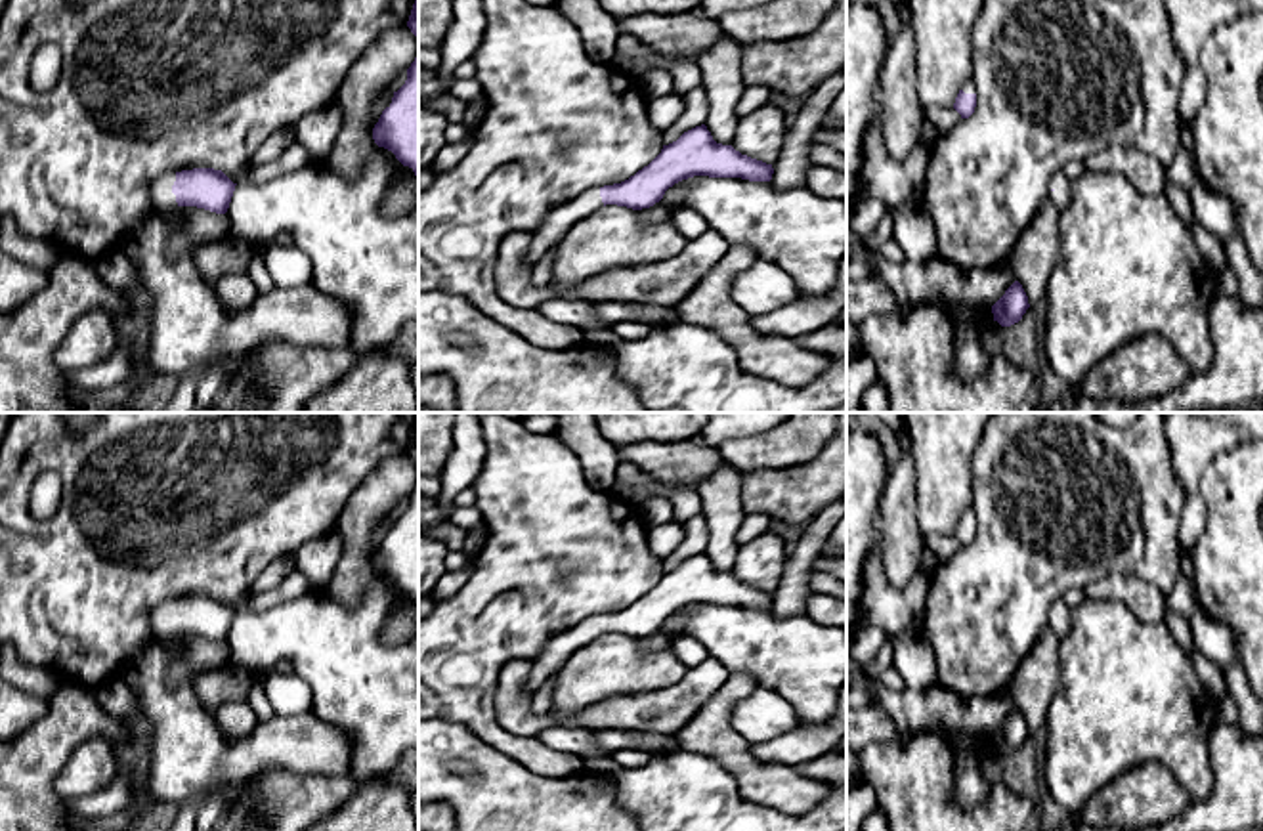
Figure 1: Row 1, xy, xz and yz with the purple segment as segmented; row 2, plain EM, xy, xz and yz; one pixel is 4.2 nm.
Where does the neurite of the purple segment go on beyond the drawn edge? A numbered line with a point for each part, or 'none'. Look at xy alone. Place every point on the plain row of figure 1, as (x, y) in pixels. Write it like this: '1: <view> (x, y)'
1: xy (161, 621)

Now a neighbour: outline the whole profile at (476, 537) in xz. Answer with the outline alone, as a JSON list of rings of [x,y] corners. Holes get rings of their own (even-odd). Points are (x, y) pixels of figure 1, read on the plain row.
[[[482,522],[466,533],[462,550],[466,552],[468,558],[474,558],[485,544],[485,541],[487,541],[487,527]]]

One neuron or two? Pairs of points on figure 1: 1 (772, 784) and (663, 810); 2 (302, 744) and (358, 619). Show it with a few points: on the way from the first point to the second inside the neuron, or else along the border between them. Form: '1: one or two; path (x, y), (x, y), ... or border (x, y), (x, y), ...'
1: two; border (709, 757), (732, 776), (746, 799), (778, 810)
2: two; border (312, 709), (337, 726), (350, 742)

